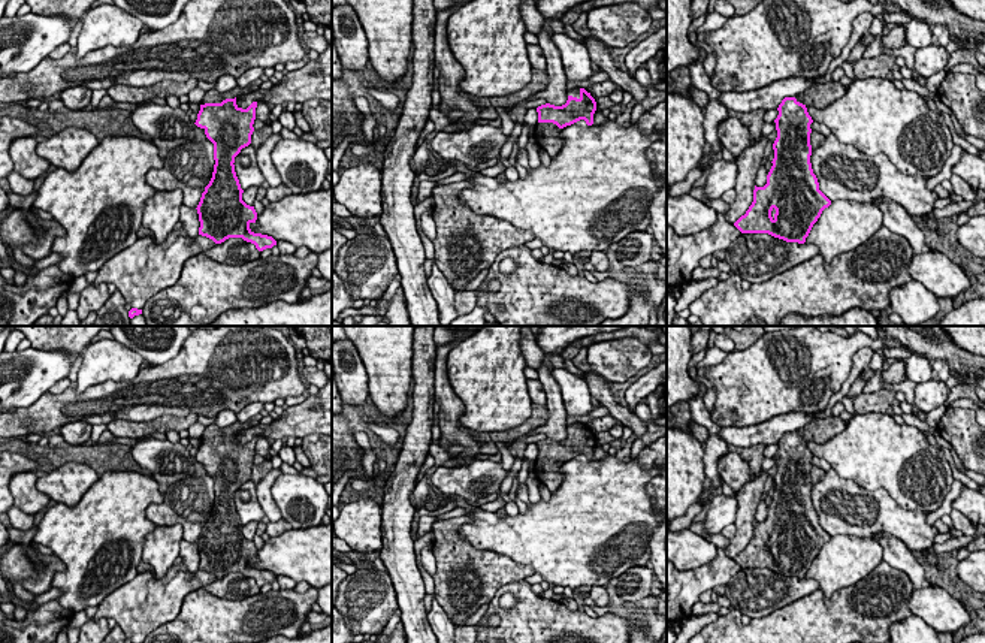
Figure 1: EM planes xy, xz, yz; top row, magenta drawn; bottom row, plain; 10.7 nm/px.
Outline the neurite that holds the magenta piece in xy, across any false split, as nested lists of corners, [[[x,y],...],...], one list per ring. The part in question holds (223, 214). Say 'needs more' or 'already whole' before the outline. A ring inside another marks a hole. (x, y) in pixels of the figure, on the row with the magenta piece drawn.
needs more | [[[239,87],[227,93],[218,93],[215,88],[206,91],[194,123],[214,144],[215,160],[212,178],[196,208],[200,221],[199,235],[215,244],[242,238],[263,251],[277,245],[277,241],[250,229],[257,220],[257,212],[242,200],[244,190],[233,164],[241,150],[251,144],[257,102],[242,109],[236,105],[238,96],[241,96]]]

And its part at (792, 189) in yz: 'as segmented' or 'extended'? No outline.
extended

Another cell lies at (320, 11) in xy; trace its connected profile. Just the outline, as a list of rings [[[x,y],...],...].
[[[302,0],[306,4],[306,13],[315,24],[332,27],[332,0]]]

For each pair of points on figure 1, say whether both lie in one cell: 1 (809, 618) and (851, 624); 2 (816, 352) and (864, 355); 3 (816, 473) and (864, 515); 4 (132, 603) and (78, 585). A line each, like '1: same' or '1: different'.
1: same
2: different
3: different
4: different

